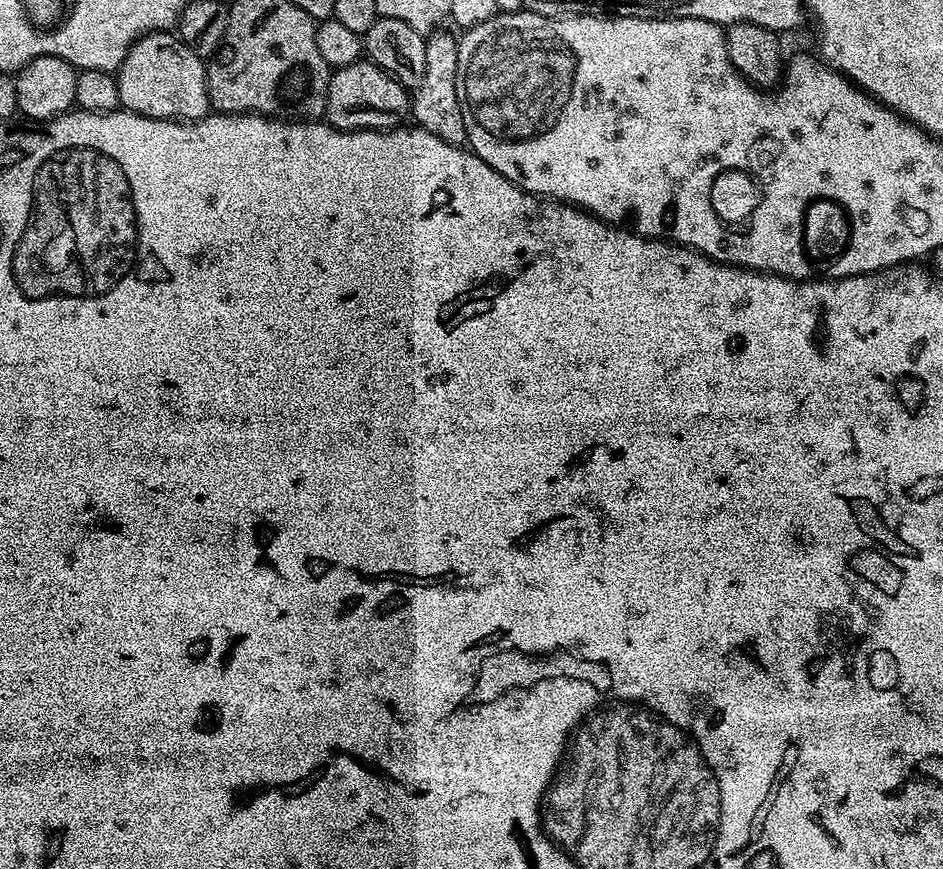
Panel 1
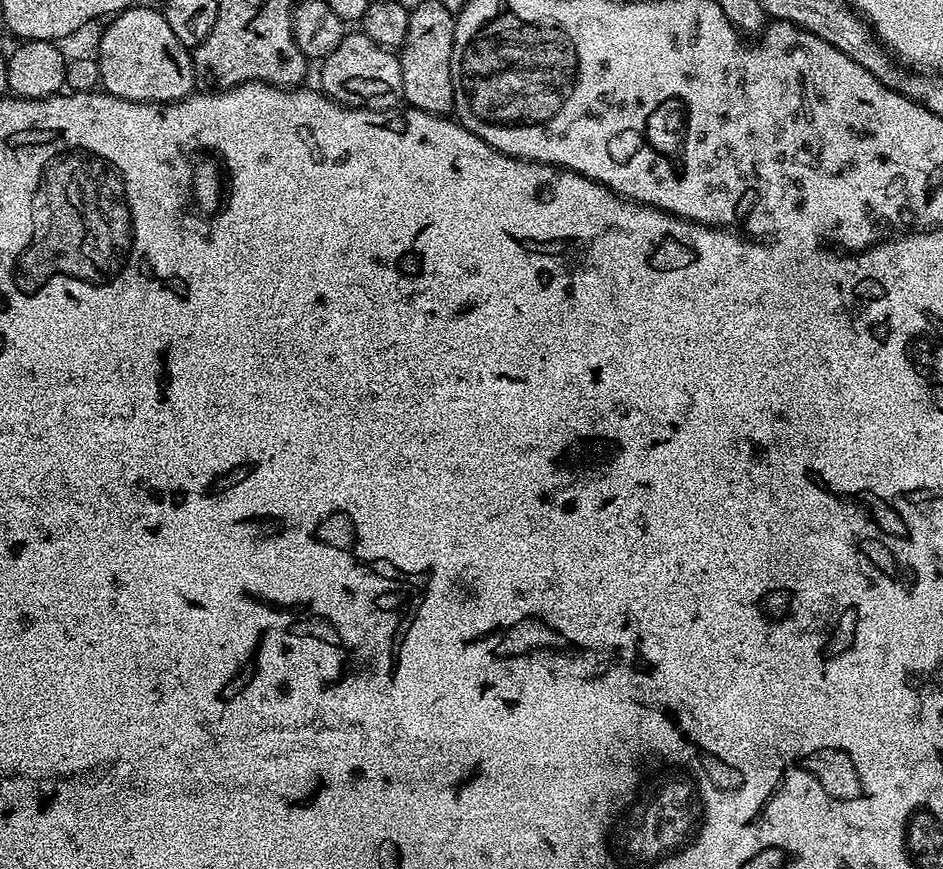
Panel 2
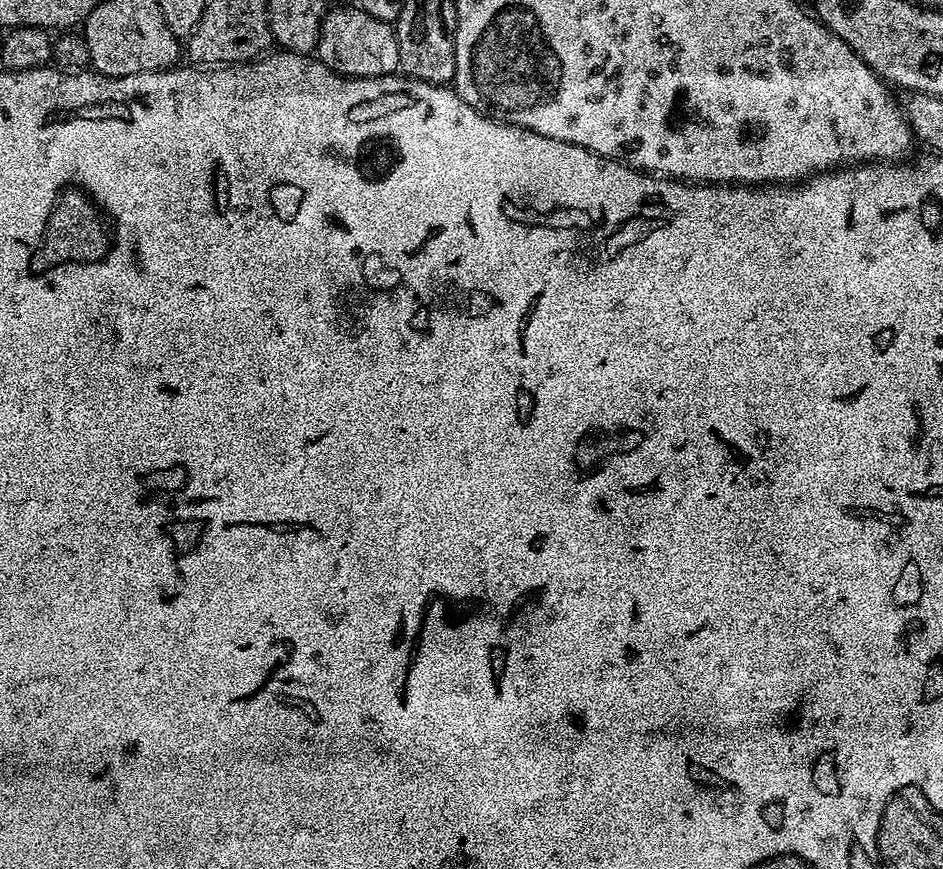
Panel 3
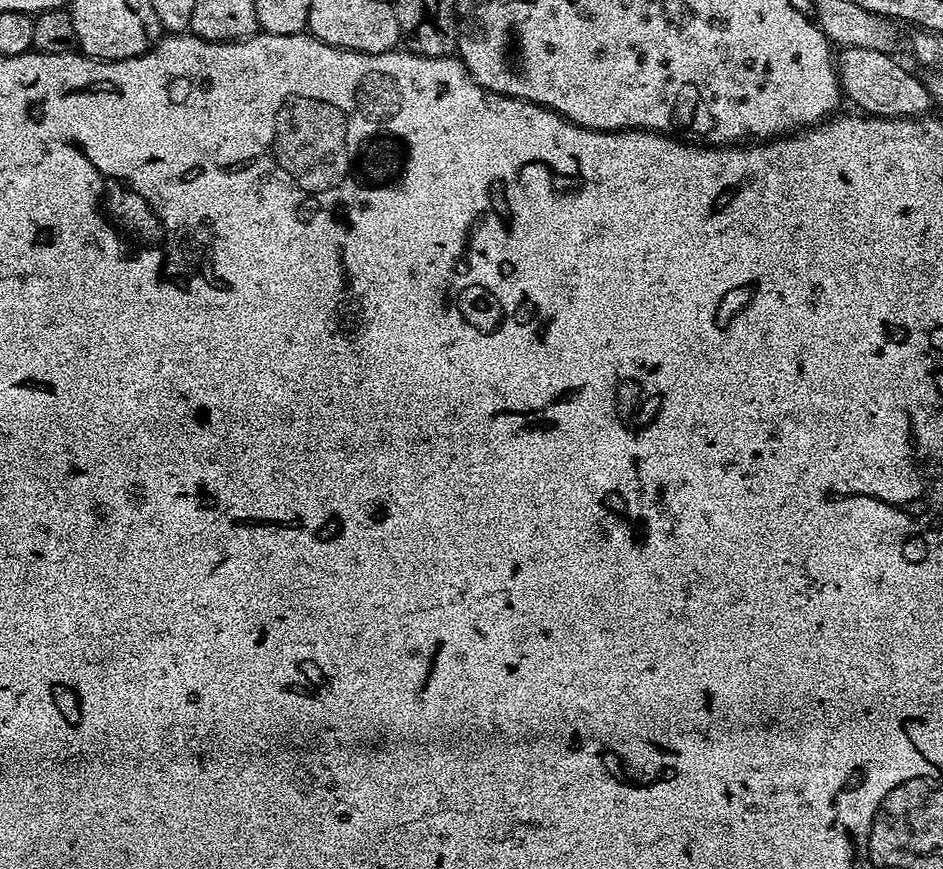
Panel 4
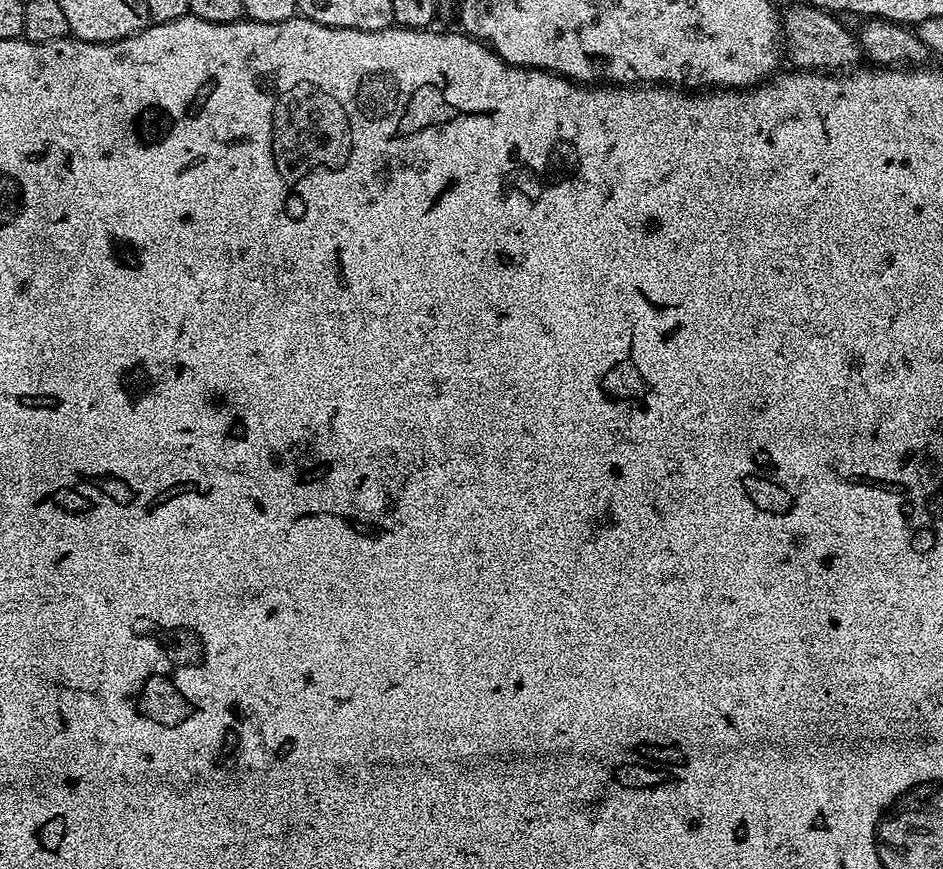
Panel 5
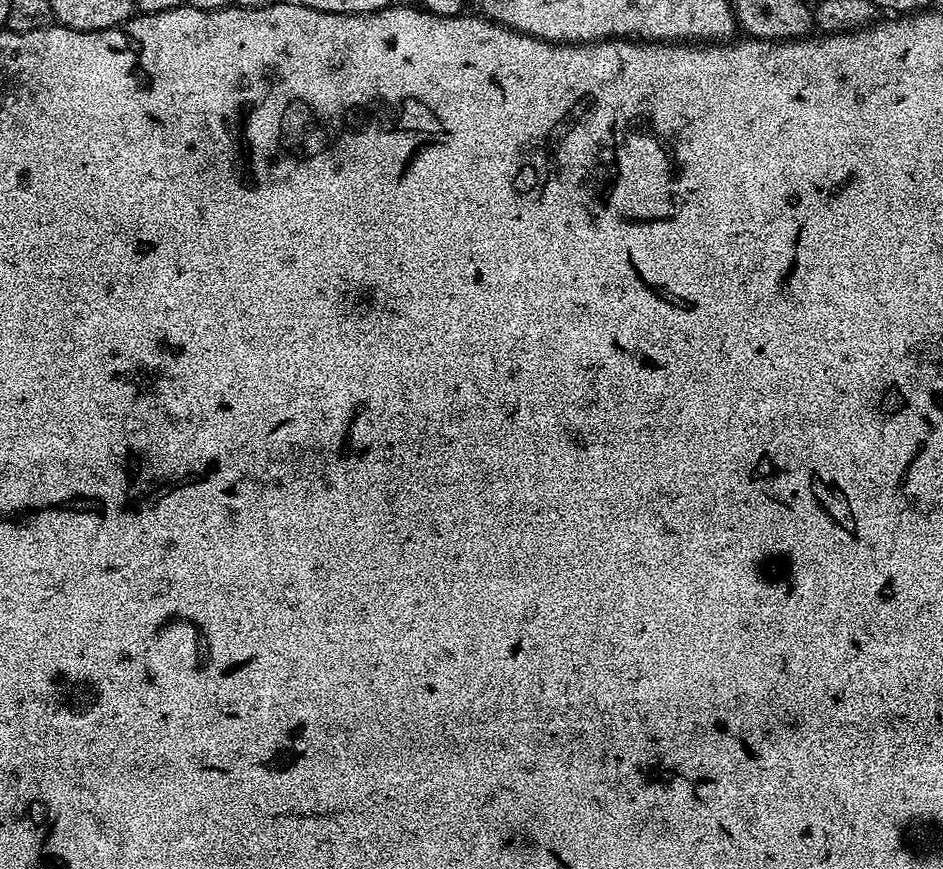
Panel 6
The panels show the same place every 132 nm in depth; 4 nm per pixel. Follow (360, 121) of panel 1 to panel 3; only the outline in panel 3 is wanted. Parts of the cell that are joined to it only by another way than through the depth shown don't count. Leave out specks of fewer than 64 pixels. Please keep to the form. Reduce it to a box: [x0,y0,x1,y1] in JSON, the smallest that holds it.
[315,7,400,76]

